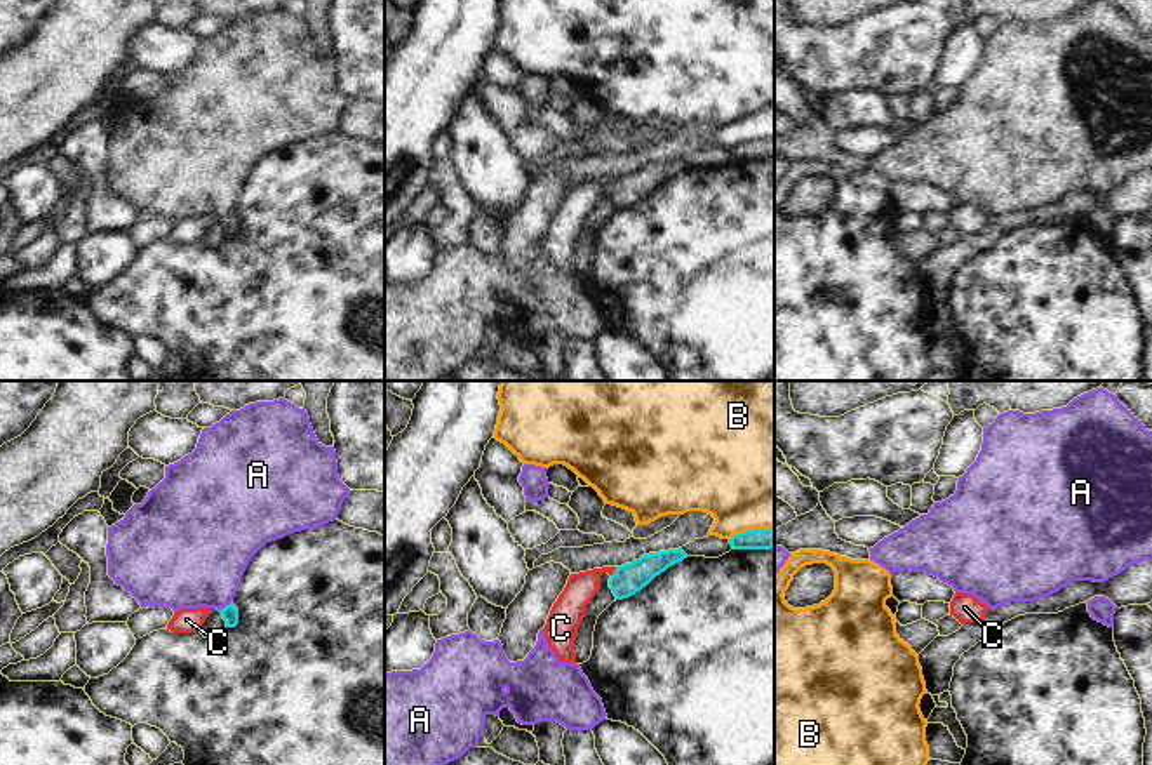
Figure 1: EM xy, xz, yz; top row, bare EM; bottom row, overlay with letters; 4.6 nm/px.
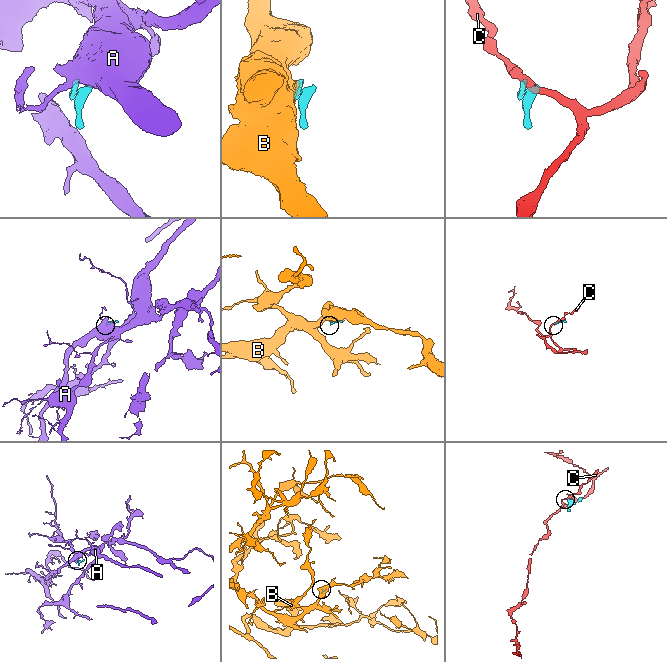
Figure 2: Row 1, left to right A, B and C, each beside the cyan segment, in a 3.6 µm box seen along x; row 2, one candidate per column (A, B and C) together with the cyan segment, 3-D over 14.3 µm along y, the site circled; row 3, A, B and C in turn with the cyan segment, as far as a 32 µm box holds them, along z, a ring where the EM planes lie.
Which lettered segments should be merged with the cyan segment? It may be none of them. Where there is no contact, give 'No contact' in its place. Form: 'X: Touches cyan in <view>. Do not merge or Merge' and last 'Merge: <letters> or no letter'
A: Touches cyan in xy. Merge
B: Touches cyan in xz. Do not merge
C: Touches cyan in xz. Do not merge
Merge: A

